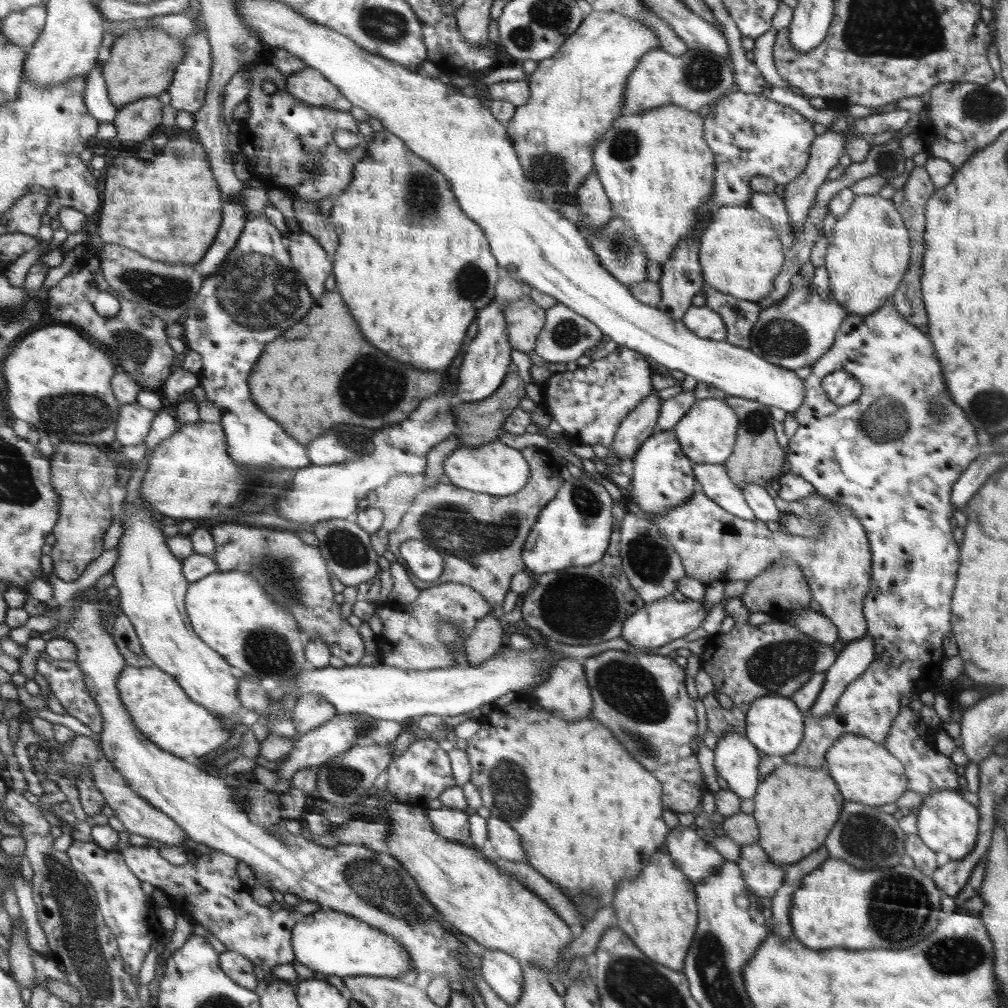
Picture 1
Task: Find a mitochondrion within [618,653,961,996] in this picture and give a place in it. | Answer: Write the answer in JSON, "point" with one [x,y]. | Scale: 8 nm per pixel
{"point":[897,889]}

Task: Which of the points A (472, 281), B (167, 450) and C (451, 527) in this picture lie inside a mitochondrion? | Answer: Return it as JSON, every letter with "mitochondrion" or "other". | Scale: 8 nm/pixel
{"A":"mitochondrion","B":"other","C":"mitochondrion"}

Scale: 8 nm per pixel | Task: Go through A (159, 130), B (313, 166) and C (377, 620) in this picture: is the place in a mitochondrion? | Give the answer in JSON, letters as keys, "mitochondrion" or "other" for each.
{"A":"other","B":"mitochondrion","C":"other"}

